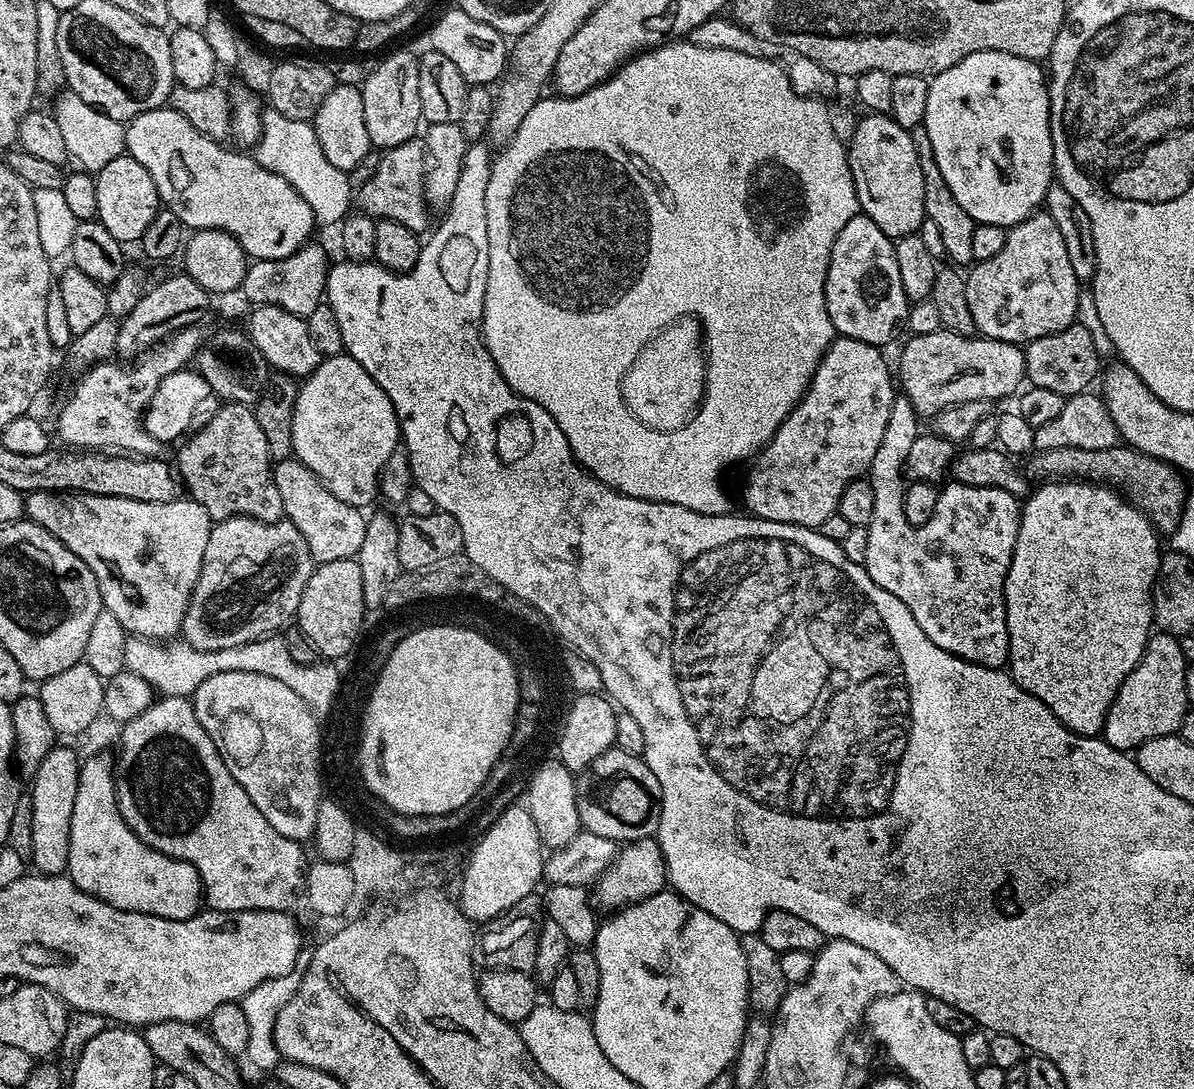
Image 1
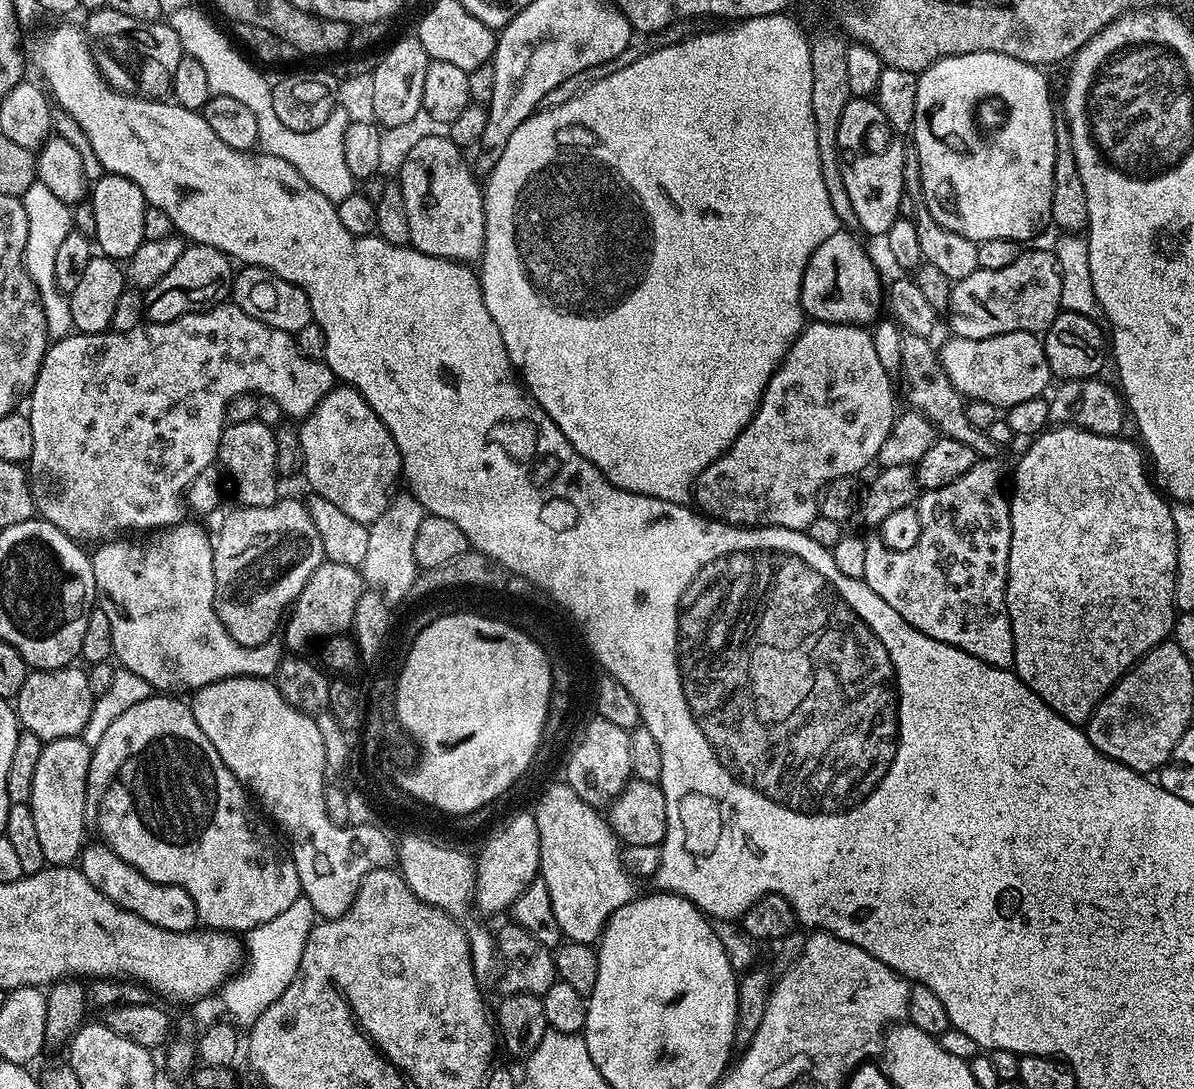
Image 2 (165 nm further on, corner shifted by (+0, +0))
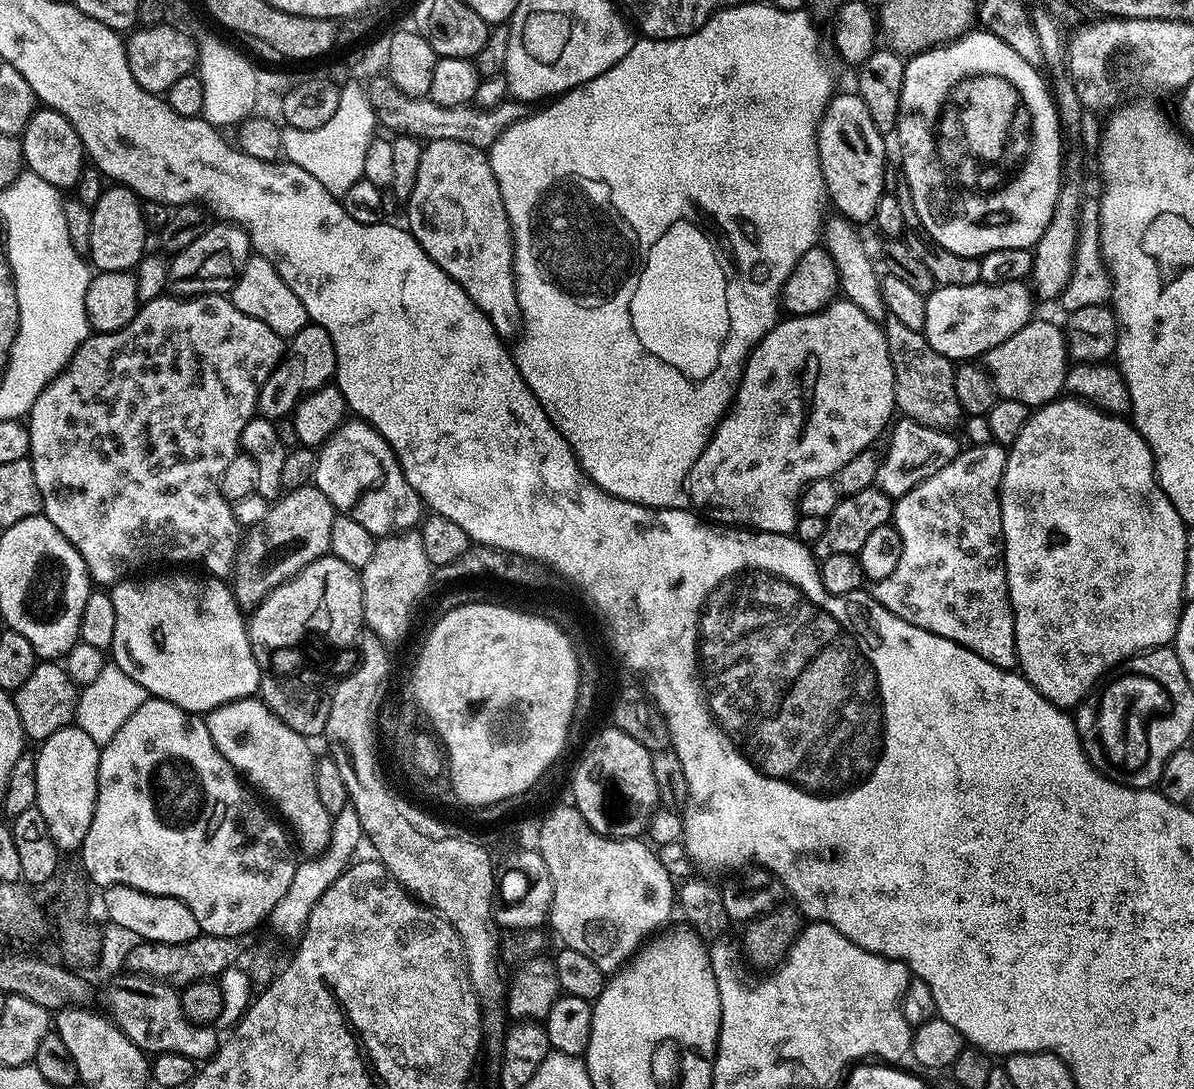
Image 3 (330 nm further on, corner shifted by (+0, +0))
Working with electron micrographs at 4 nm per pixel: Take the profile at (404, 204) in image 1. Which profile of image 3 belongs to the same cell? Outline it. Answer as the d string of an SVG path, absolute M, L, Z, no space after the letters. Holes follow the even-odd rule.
M430 140L424 144L422 150L422 162L418 162L418 178L414 182L414 190L408 195L406 201L408 207L408 221L406 227L413 238L426 250L426 254L436 265L438 265L448 277L462 286L472 299L477 310L492 324L497 335L507 338L521 331L522 321L520 319L520 307L518 306L518 294L516 293L516 262L514 259L514 245L512 242L512 227L506 214L506 206L502 202L502 194L498 190L498 182L494 178L494 170L488 161L488 153L483 148L475 148L466 142L446 142L445 140Z

